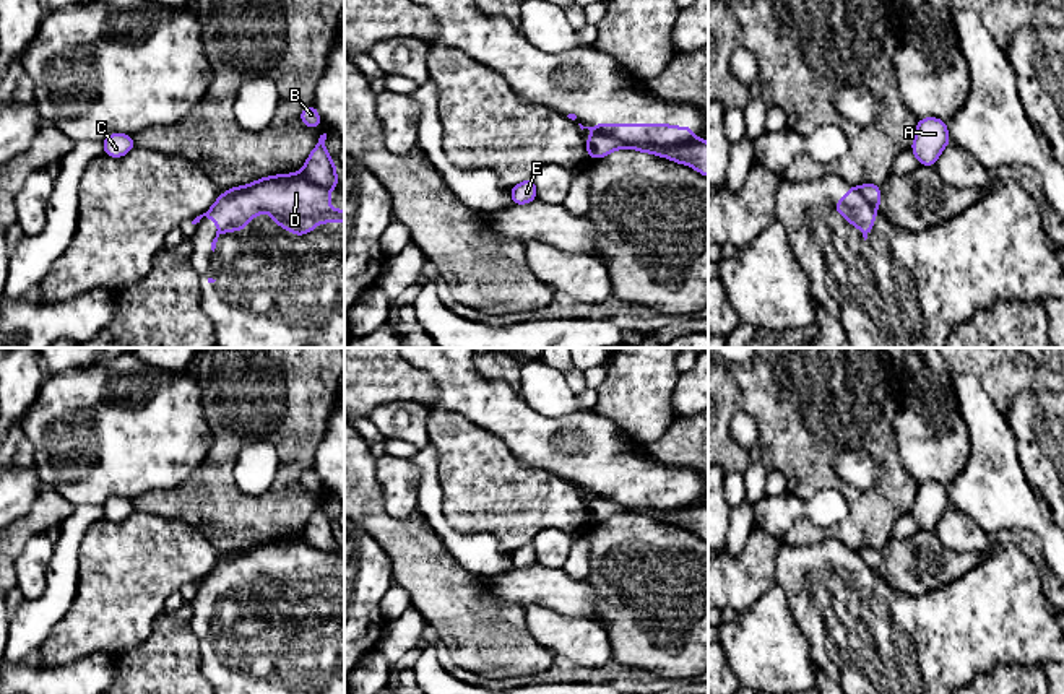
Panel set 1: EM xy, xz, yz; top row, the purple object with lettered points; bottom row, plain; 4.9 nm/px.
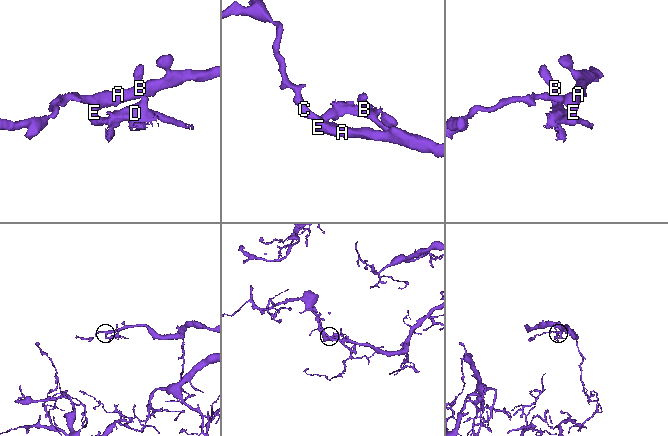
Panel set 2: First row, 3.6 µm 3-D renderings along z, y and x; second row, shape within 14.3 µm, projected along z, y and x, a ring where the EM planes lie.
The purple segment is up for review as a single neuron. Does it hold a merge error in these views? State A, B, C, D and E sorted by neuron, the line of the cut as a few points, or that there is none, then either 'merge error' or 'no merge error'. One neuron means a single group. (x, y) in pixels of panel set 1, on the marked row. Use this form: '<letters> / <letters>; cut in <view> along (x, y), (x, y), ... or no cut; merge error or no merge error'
A B C E / D; cut in xz along (593, 132), (611, 135), (634, 148); merge error

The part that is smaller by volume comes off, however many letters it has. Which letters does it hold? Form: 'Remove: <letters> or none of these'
Remove: D

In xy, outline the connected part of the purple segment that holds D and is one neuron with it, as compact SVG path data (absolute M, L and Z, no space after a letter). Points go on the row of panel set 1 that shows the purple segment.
M296 174L263 177L232 197L221 193L205 213L218 223L211 250L221 234L245 229L249 219L260 213L270 213L278 228L296 236L312 232L318 223L344 223L344 210L330 208L328 187Z

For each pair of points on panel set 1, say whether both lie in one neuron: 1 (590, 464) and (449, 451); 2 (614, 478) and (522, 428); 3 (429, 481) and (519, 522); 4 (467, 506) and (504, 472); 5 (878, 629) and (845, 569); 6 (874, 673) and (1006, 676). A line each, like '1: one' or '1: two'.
1: two
2: one
3: two
4: one
5: one
6: two

